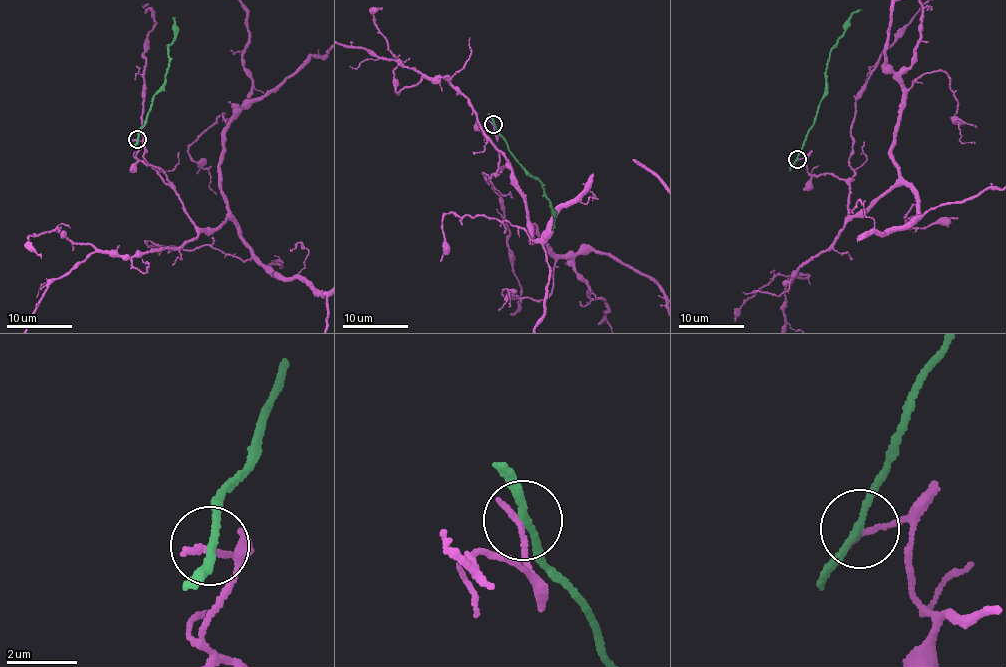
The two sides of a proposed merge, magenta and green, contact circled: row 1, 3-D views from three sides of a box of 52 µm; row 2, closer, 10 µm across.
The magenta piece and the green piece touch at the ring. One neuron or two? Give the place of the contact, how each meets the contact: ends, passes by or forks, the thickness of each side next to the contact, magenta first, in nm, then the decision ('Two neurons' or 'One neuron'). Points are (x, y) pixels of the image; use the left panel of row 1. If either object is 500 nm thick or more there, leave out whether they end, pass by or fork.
Place: (137, 139). At the ring magenta ends. At the ring green passes by. Thickness 200 nm (magenta) against 200 nm. Two neurons

